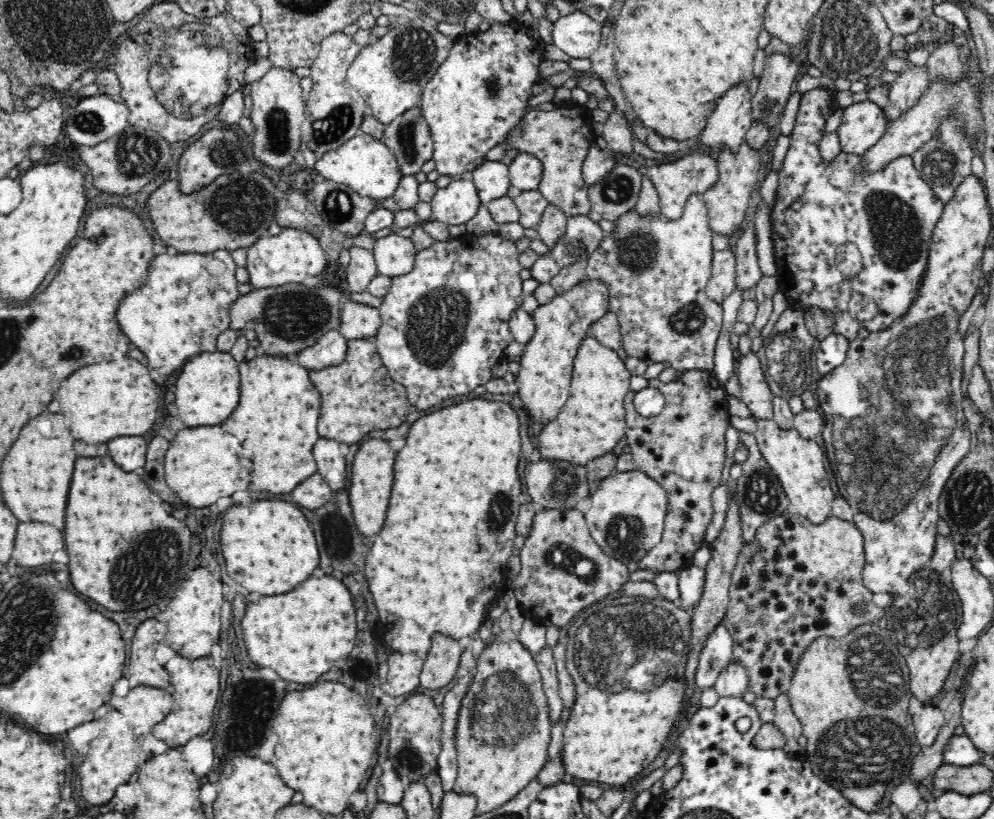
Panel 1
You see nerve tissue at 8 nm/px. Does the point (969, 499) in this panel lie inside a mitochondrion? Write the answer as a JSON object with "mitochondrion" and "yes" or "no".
{"mitochondrion":"yes"}

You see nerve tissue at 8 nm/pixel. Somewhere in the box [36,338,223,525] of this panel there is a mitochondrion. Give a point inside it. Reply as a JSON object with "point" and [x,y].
{"point":[76,353]}

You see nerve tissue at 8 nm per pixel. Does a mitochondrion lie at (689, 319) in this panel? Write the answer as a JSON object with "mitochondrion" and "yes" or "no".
{"mitochondrion":"yes"}

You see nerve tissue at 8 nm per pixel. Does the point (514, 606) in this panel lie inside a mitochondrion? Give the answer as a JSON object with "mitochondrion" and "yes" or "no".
{"mitochondrion":"no"}

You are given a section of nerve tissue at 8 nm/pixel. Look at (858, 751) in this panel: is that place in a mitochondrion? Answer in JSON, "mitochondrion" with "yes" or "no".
{"mitochondrion":"yes"}

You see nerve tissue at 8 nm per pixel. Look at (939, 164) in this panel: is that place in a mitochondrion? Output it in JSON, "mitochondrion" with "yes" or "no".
{"mitochondrion":"yes"}

